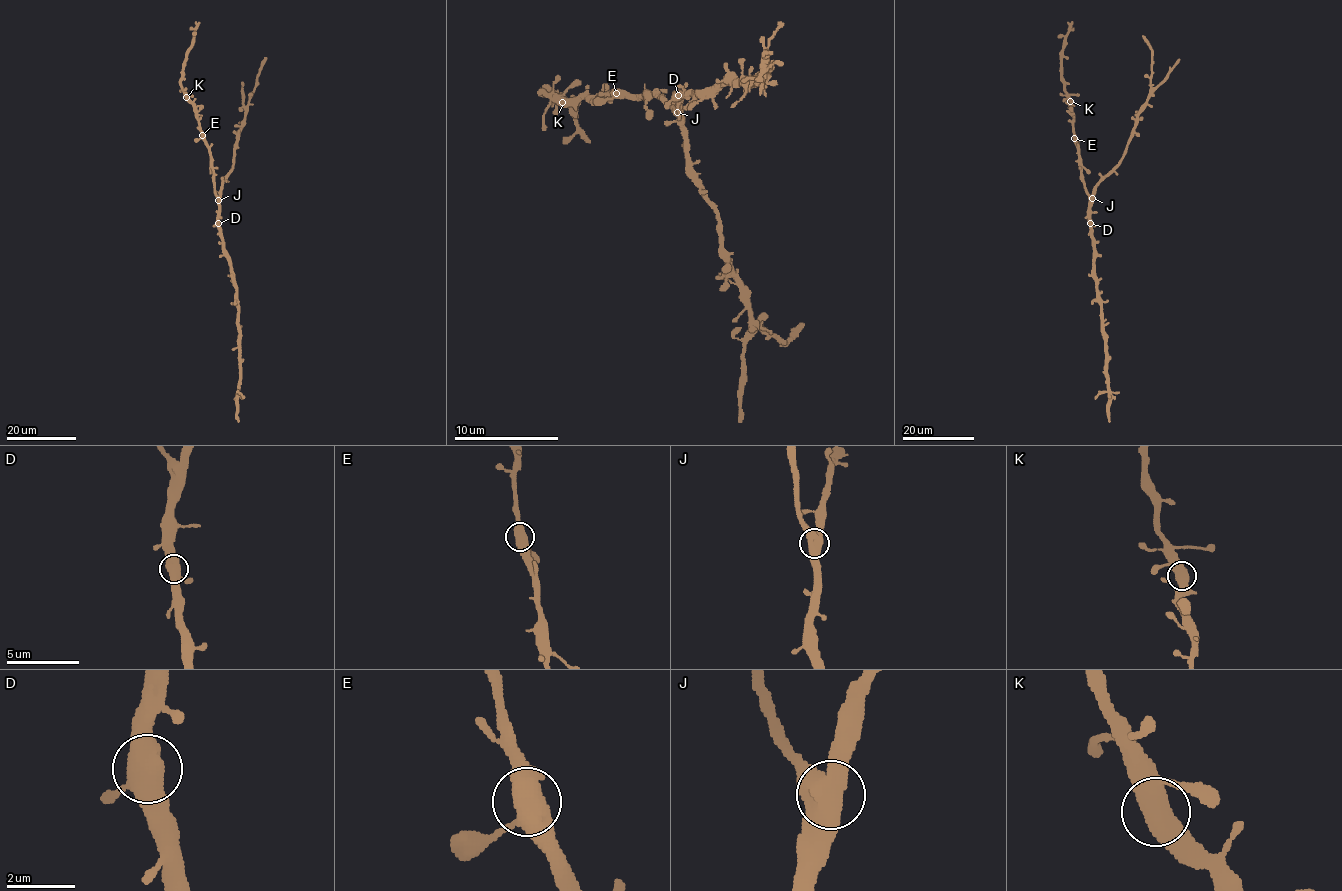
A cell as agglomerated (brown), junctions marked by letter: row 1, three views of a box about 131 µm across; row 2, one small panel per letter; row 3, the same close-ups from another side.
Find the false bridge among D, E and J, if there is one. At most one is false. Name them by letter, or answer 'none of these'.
none of these

